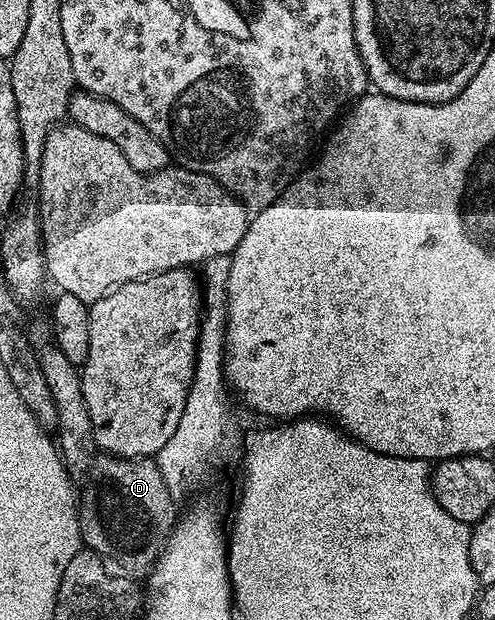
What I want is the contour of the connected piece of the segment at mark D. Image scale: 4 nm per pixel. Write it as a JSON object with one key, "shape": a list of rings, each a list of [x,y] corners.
{"shape":[[[100,453],[82,486],[78,510],[83,546],[103,555],[129,576],[147,576],[178,518],[177,500],[166,489],[160,467],[152,459],[133,461]]]}

